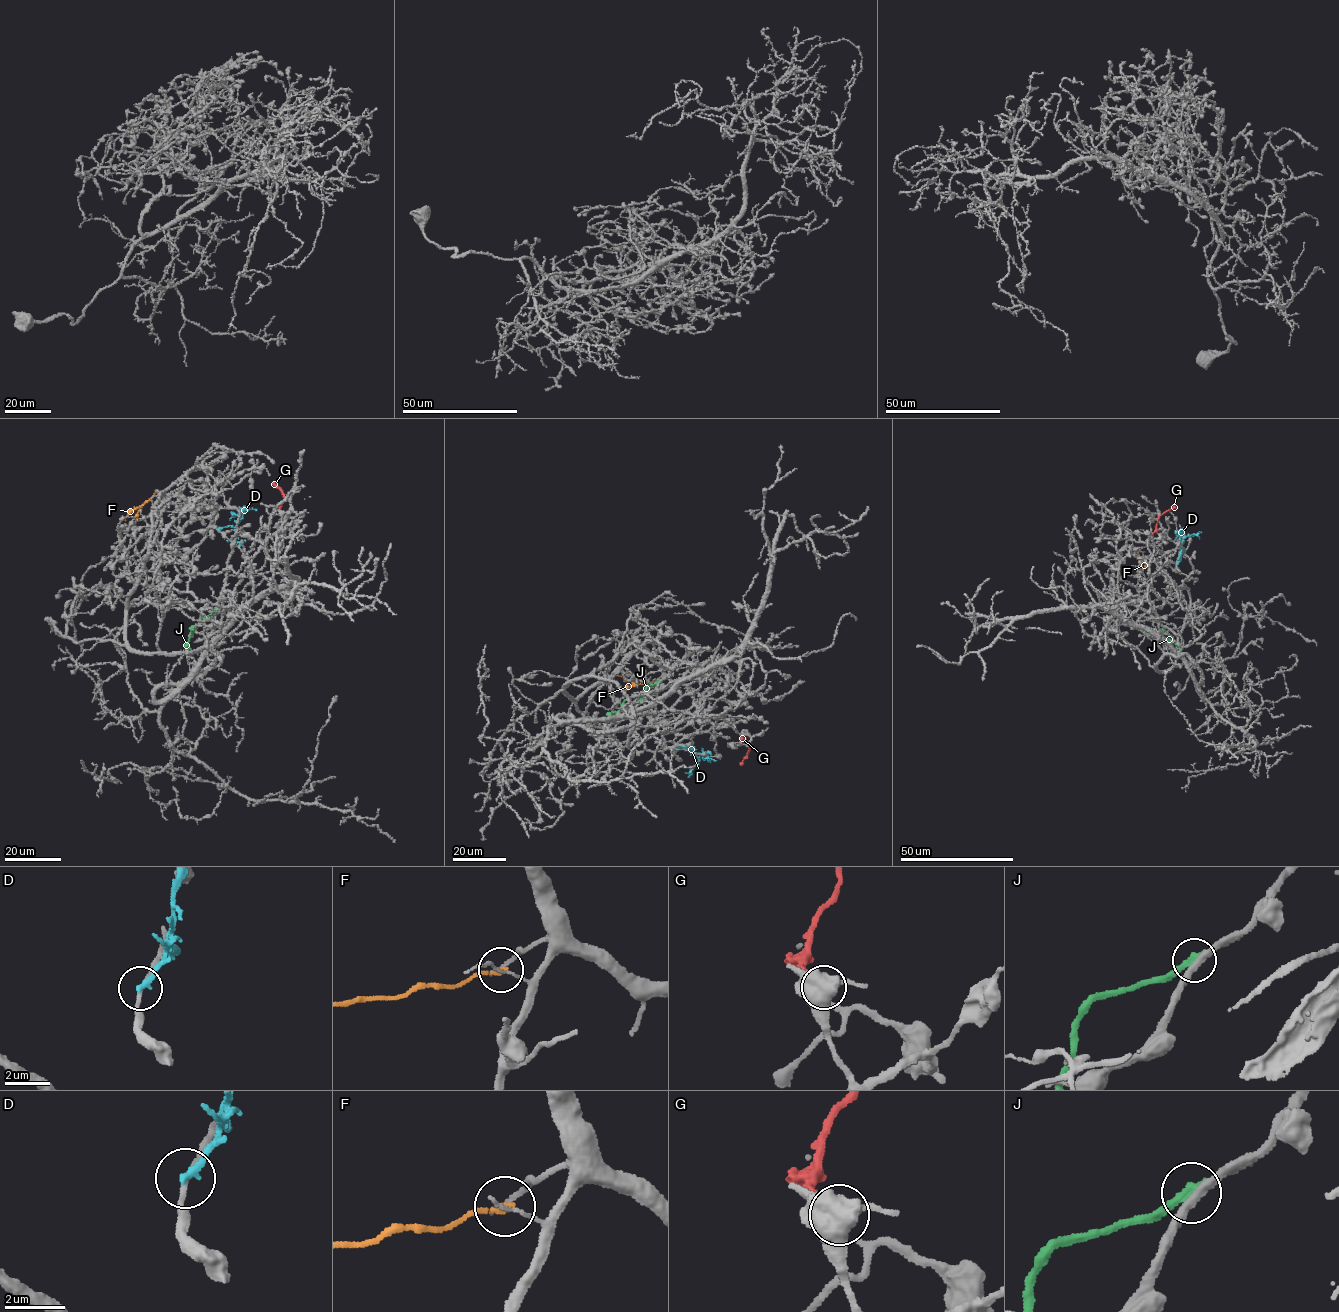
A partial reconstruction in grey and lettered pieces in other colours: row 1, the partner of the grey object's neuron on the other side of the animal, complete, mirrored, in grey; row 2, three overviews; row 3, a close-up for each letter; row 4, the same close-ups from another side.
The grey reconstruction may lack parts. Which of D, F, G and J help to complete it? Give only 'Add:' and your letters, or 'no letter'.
Add: no letter

